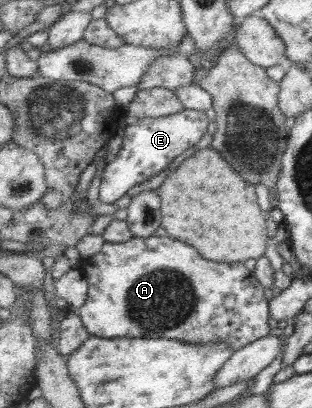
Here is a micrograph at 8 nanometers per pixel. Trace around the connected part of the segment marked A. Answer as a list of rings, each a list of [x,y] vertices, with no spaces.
[[[134,236],[129,242],[105,242],[98,253],[83,260],[80,268],[90,290],[79,314],[90,335],[100,338],[169,338],[207,346],[227,342],[235,351],[271,335],[265,288],[243,262],[207,260],[193,246],[171,236]]]

